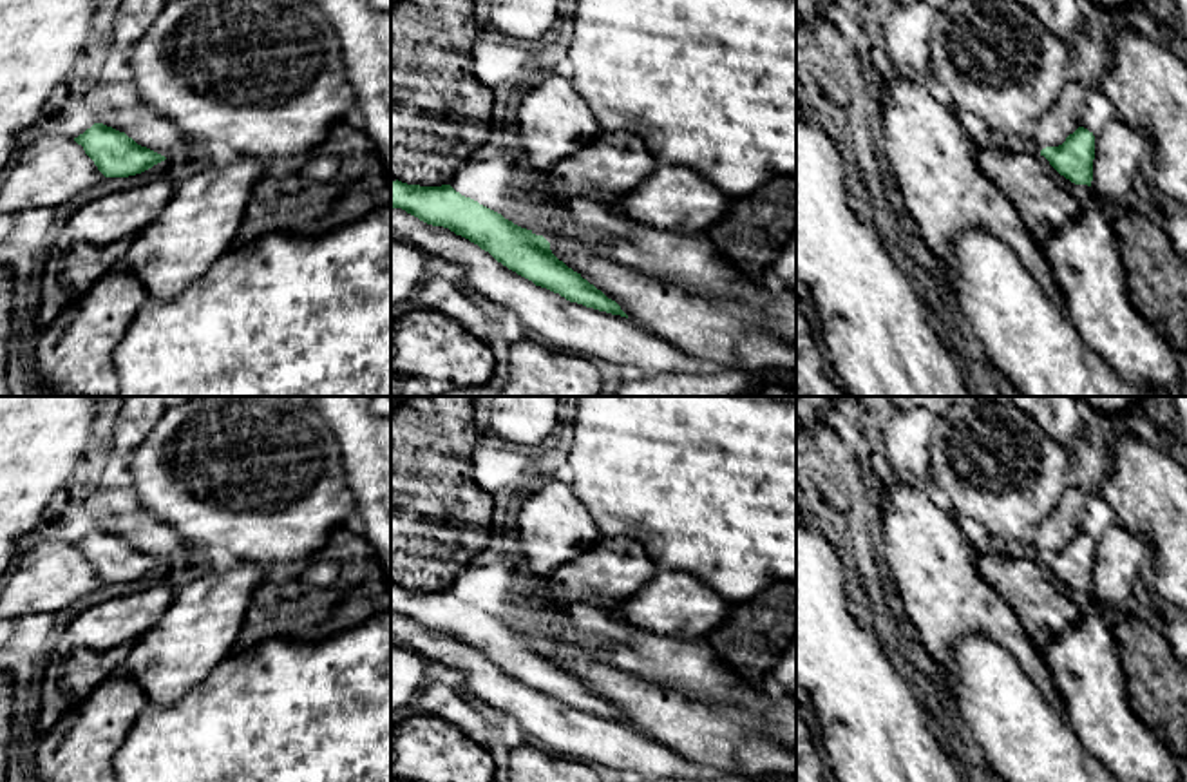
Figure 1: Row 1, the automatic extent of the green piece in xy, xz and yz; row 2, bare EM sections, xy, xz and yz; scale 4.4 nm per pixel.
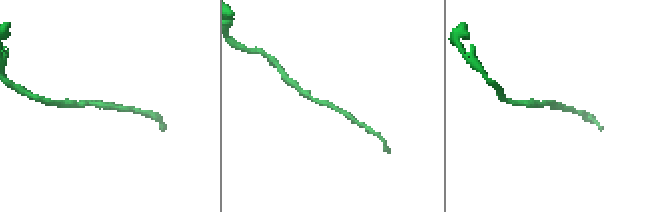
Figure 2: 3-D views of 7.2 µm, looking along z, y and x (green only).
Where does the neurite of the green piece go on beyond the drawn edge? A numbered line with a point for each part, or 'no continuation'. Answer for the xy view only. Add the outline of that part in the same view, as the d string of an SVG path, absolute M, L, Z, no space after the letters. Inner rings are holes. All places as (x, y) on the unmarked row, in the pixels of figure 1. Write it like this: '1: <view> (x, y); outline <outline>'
no continuation

